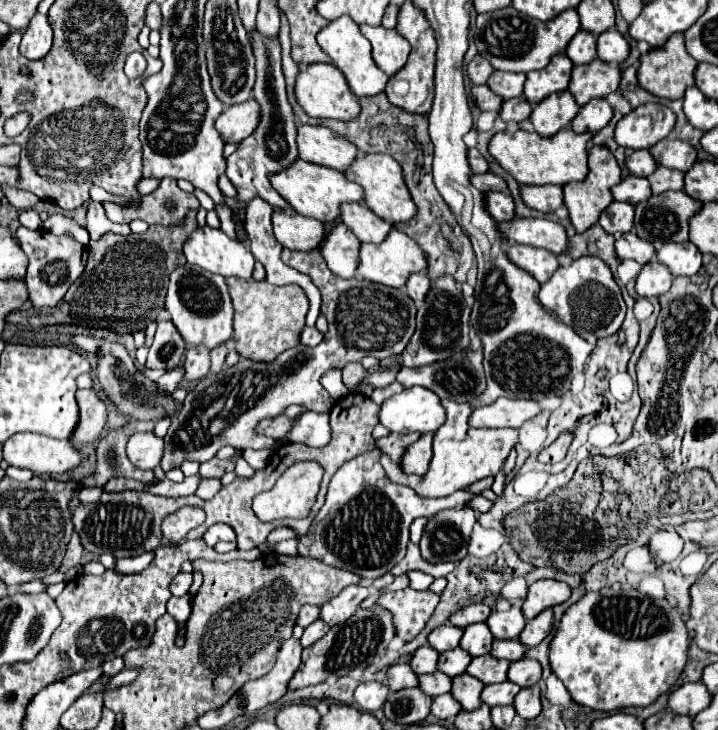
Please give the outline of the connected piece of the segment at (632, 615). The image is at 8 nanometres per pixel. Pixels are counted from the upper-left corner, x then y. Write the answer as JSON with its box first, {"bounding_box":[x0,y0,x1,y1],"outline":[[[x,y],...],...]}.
{"bounding_box":[550,588,688,712],"outline":[[[602,588],[598,592],[586,592],[562,614],[550,642],[550,666],[574,702],[592,710],[612,712],[628,706],[648,706],[660,694],[668,692],[684,670],[688,644],[688,628],[682,622],[682,614],[666,600],[650,600],[638,590]]]}

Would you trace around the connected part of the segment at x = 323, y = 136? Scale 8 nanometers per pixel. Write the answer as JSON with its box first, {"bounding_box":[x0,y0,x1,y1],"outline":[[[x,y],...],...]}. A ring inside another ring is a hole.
{"bounding_box":[296,124,358,172],"outline":[[[300,124],[296,142],[298,142],[298,156],[302,160],[322,164],[340,172],[344,172],[358,154],[354,144],[350,144],[344,136],[332,132],[326,126]]]}

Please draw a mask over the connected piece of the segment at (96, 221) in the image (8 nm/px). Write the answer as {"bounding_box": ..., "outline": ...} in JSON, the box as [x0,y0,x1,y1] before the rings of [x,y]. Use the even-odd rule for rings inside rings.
{"bounding_box":[86,202,130,240],"outline":[[[90,202],[88,204],[86,228],[88,228],[92,240],[98,240],[106,232],[114,232],[114,234],[120,234],[120,236],[128,236],[130,234],[130,226],[128,224],[116,224],[116,222],[110,222],[106,218],[104,208],[102,208],[100,202]]]}

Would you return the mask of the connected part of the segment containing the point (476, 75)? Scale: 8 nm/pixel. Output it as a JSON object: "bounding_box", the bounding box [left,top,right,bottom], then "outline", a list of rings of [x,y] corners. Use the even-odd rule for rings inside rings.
{"bounding_box":[466,54,494,84],"outline":[[[480,54],[466,66],[466,74],[472,80],[472,84],[486,84],[486,80],[490,78],[492,72],[494,72],[494,68]]]}

